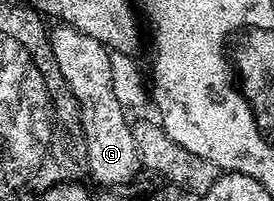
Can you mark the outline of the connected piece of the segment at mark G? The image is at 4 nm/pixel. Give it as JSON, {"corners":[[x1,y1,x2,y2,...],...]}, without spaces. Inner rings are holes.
{"corners":[[62,24,56,25,55,31,50,31,49,41,51,43,51,54,57,60,59,69,63,76,66,89,76,98,79,107,79,119,85,139,85,168,87,174,96,185,104,182,124,182,126,185,132,183,135,174,141,170,139,163,139,152,134,142,133,129,130,121,127,122,125,108,115,98,113,83,111,81,111,65,109,64,109,50,99,41,93,40,91,36,72,26]]}

